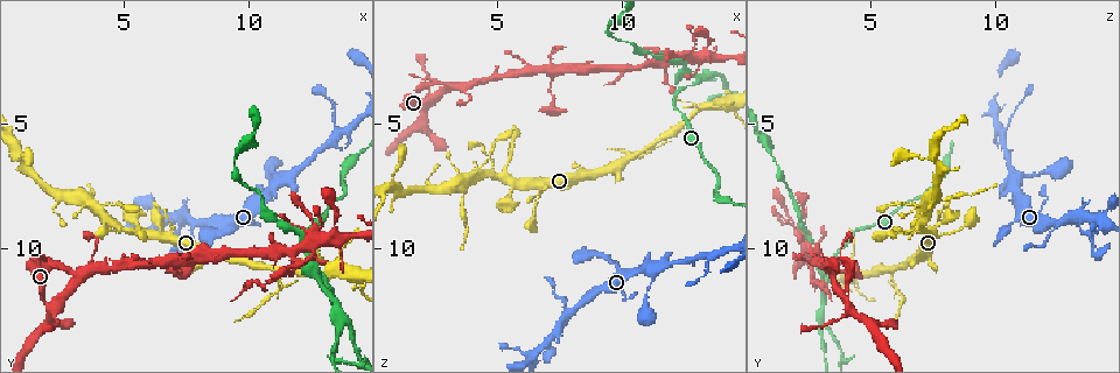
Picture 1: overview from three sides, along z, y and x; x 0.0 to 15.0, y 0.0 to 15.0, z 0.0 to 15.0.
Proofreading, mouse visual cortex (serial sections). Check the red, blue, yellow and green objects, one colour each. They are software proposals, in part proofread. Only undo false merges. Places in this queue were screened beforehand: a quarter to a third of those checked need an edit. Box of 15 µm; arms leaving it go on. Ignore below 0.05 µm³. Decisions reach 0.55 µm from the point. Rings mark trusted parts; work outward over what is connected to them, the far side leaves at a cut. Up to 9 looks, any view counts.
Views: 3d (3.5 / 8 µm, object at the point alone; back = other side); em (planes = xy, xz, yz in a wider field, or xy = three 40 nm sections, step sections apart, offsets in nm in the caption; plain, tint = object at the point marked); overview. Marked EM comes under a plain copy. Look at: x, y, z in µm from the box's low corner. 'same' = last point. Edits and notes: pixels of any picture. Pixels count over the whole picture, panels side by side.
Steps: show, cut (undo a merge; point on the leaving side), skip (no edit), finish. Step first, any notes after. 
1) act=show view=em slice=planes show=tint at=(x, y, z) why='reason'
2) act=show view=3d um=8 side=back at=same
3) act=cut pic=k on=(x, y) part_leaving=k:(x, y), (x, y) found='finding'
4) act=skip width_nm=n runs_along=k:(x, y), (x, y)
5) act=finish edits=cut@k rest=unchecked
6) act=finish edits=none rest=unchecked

act=show view=3d um=8 at=(11.3, 11.7, 6.1) why='thin neck'

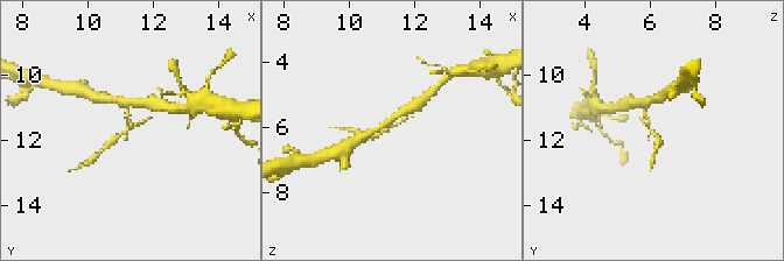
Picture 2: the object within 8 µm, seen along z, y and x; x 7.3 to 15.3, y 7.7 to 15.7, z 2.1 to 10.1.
act=show view=3d um=3.5 at=(11.3, 11.6, 6.1) why='zoom in'

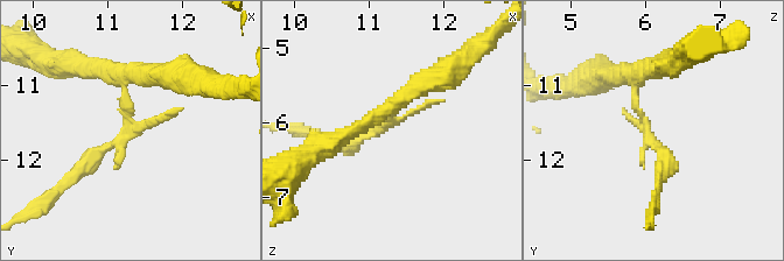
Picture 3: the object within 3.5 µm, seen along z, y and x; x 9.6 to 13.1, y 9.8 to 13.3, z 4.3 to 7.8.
act=show view=em slice=xy step=3 show=tint at=(11.25, 11.65, 6.00)

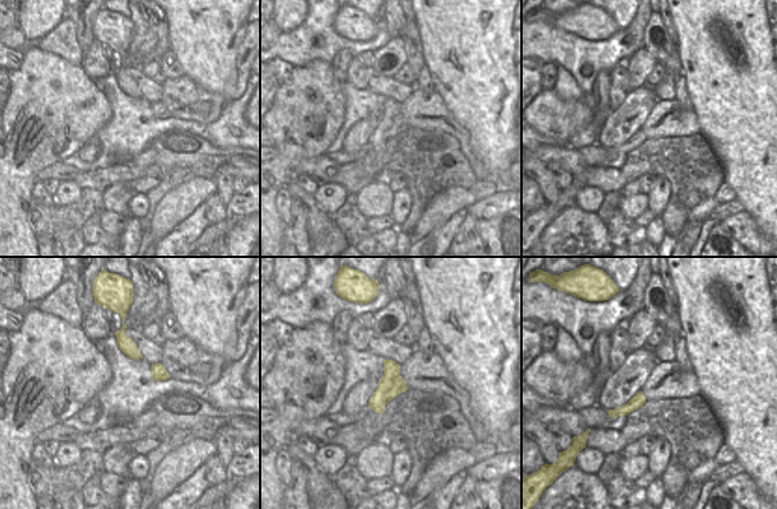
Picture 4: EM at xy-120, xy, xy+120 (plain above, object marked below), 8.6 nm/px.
act=skip width_nm=220 runs_along=4:(643, 399), (611, 413) found='continuous, no second cell'

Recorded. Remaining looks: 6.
act=show view=3d um=3.5 at=(13.1, 11.1, 3.2) why='small branch off a trunk'

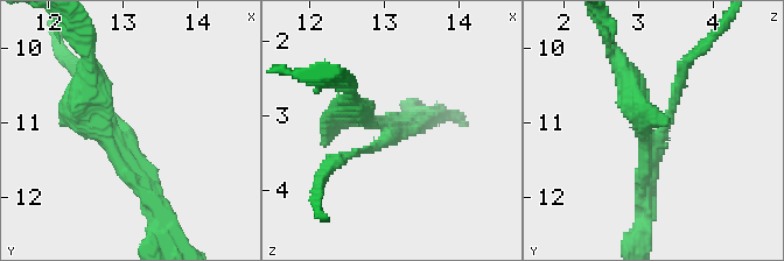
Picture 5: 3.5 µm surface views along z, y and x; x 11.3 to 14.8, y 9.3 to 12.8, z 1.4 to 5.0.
act=show view=em slice=xy step=3 show=tint at=(13.00, 11.15, 3.30)

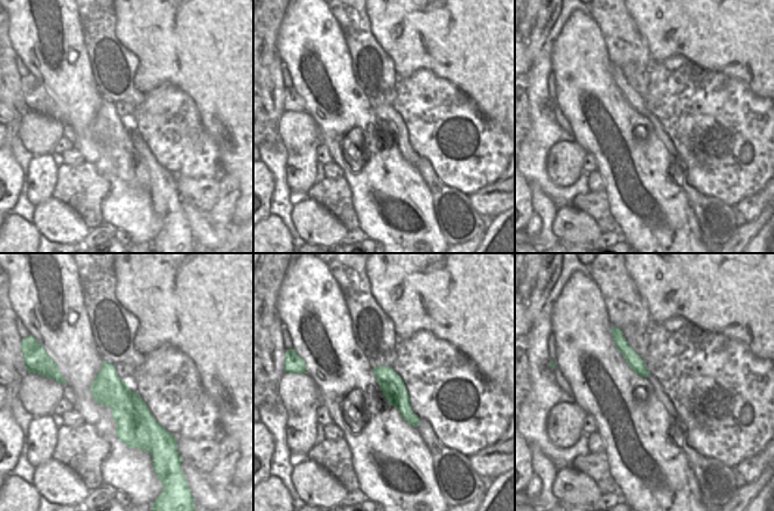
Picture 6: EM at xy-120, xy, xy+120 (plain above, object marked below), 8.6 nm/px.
act=cut pic=5 on=(85, 131) part_leaving=5:(655, 131), (639, 117), (609, 41) found='a second cell is stuck on'

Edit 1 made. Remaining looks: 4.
act=show view=em slice=xy step=3 show=tint at=(11.2, 7.4, 10.7) why='a narrow waist'

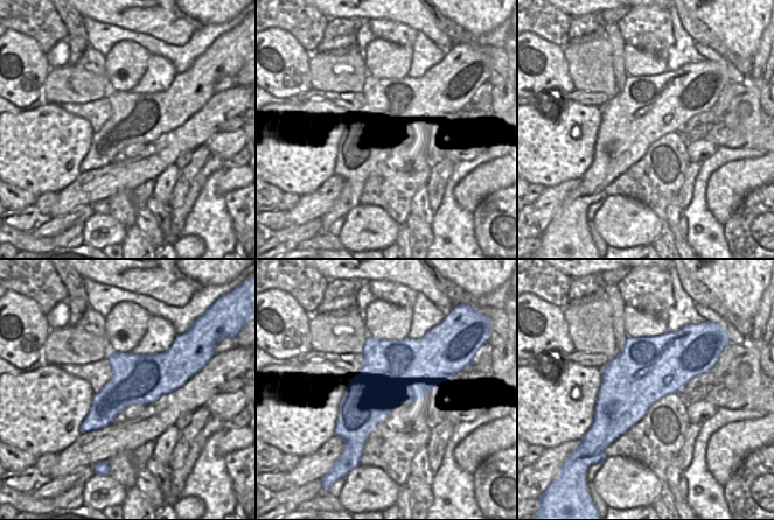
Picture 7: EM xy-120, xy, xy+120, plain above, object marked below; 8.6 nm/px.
act=show view=3d um=3.5 at=same

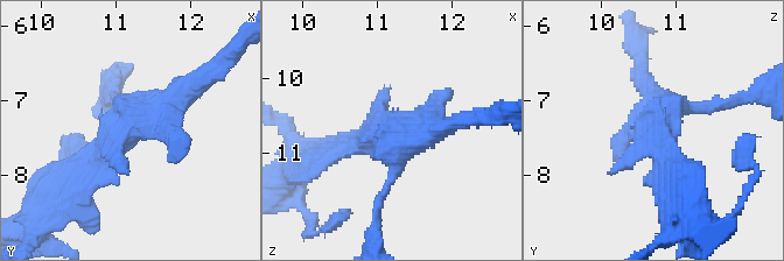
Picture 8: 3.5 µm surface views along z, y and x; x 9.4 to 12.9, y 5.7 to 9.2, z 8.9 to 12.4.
act=skip width_nm=550 runs_along=8:(74, 174), (138, 117), (195, 85) found='one cell here'

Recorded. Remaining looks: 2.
act=show view=3d um=3.5 at=(7.4, 8.7, 13.3) why='thin arm on a thick one'

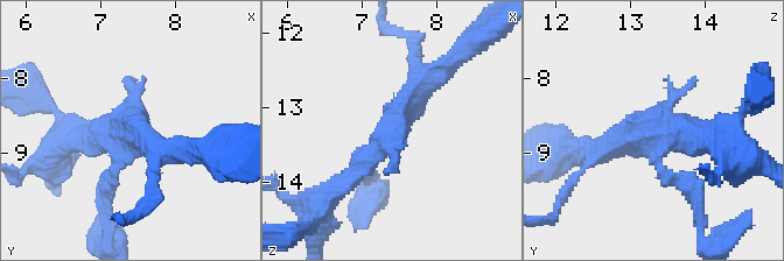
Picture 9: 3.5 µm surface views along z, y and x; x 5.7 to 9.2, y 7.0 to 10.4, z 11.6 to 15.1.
act=show view=em slice=xy step=3 show=tint at=(7.30, 8.65, 13.40)

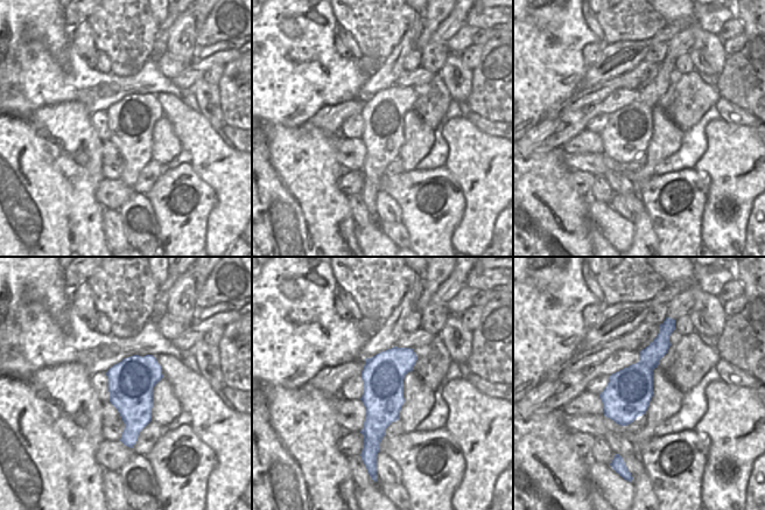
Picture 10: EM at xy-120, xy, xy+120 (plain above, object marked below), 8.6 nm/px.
act=skip runs_along=9:(425, 79), (382, 145), (331, 192) found='continuous, no second cell'

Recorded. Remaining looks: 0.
act=finish edits=cut@5 rest=unchecked

